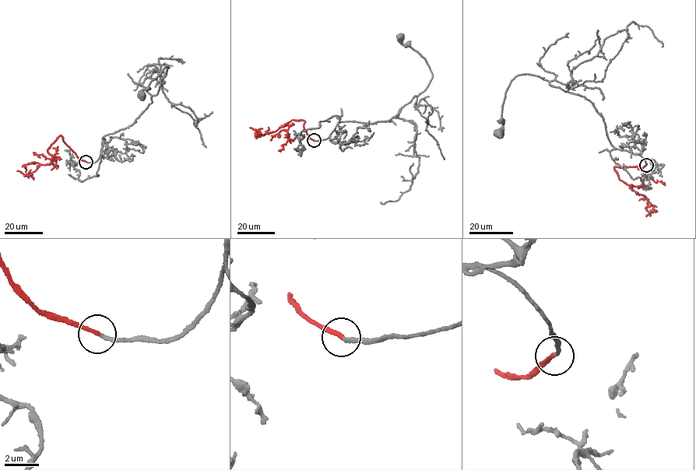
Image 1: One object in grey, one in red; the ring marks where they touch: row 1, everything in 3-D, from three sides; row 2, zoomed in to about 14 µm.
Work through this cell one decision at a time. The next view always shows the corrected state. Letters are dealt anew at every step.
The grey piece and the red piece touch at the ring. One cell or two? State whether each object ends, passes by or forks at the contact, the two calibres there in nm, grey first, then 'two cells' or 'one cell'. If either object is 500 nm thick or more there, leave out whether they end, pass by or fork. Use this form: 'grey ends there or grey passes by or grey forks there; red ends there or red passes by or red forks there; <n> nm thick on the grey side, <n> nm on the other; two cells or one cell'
grey ends there; red ends there; 190 nm thick on the grey side, 240 nm on the other; one cell

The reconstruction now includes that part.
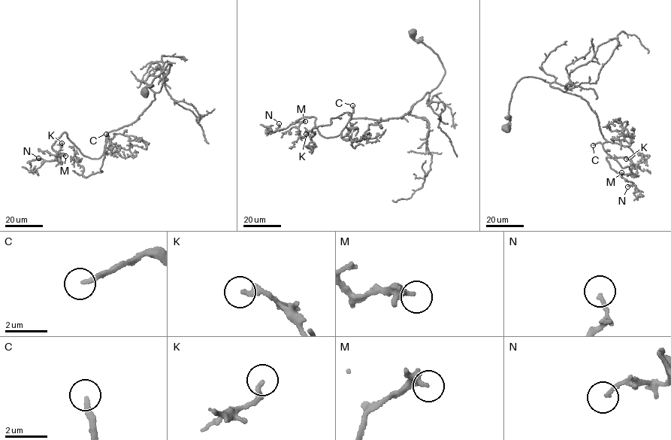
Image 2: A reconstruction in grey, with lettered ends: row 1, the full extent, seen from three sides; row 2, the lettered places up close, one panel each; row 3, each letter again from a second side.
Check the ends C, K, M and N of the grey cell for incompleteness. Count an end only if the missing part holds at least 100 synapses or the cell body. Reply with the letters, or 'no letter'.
C

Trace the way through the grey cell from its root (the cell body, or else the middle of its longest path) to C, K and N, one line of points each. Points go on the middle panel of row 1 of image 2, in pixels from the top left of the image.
C: (412, 31), (414, 38), (428, 47), (441, 62), (445, 74), (439, 84), (398, 118), (350, 119), (352, 105)
K: (412, 31), (444, 68), (438, 86), (402, 116), (353, 118), (333, 137), (303, 116), (306, 134)
N: (412, 31), (445, 74), (406, 113), (353, 118), (330, 138), (320, 135), (314, 117), (282, 129), (279, 123)

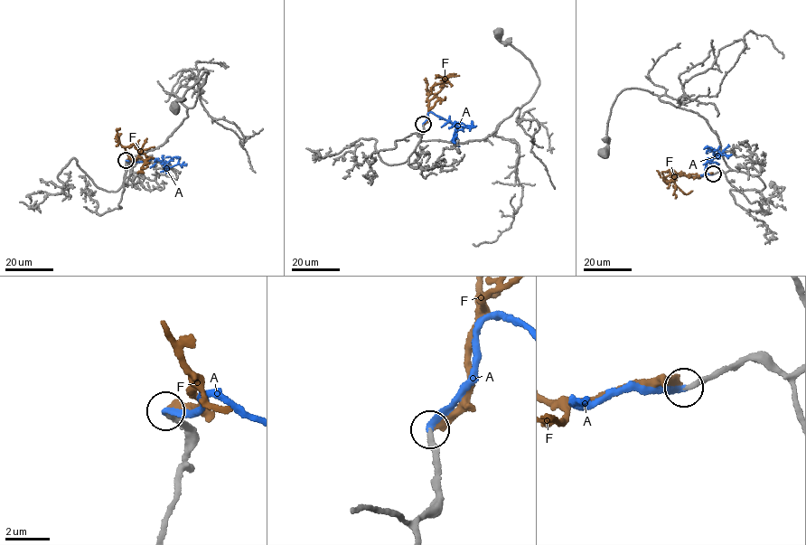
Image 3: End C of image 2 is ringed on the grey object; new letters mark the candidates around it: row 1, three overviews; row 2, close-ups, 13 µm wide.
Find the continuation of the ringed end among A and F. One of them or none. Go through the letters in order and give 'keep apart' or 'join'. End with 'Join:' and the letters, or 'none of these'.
A: join
F: keep apart
Join: A

